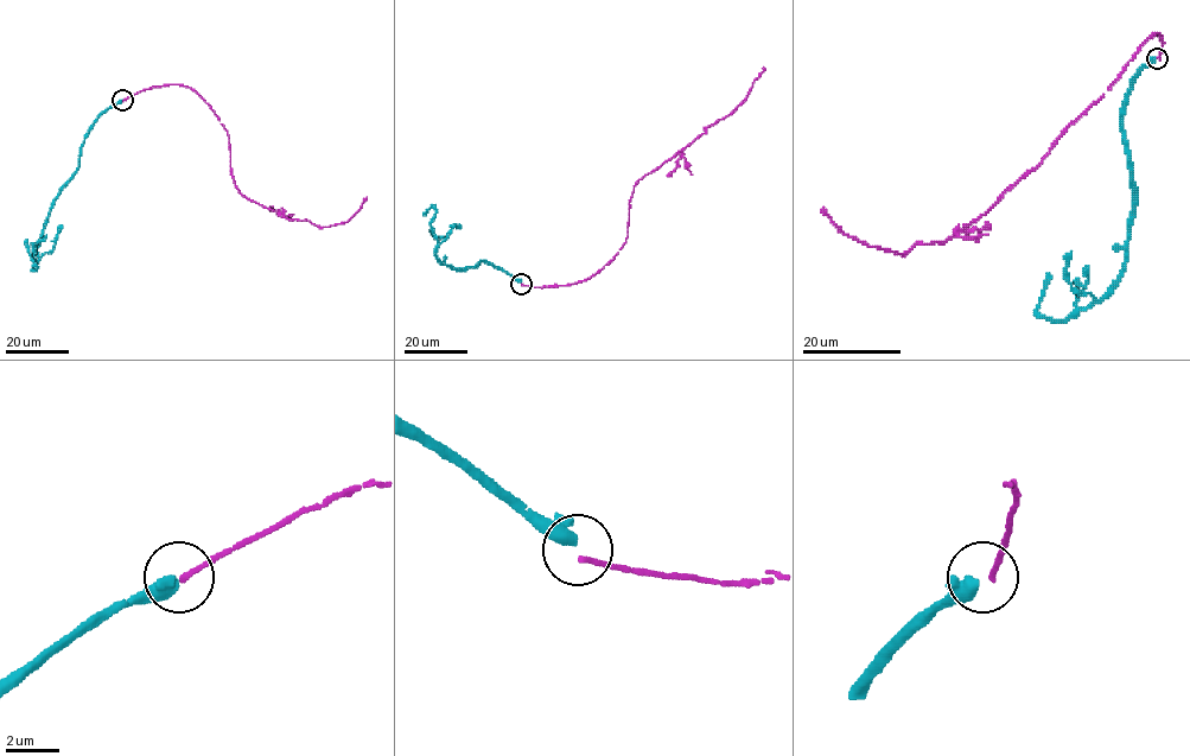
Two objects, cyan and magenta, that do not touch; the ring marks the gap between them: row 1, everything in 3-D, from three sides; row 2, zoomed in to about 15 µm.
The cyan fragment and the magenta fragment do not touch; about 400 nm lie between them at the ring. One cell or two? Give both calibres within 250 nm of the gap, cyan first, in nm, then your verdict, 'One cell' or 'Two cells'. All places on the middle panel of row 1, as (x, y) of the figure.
Thickness 480 nm (cyan) against 200 nm. Two cells

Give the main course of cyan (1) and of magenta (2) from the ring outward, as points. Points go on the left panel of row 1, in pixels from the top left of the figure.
1: (122, 100), (103, 113), (84, 139), (77, 169), (62, 189), (45, 224), (34, 270), (25, 239)
2: (122, 100), (165, 84), (193, 90), (227, 131), (236, 189), (287, 220), (319, 227), (342, 224), (366, 197)

